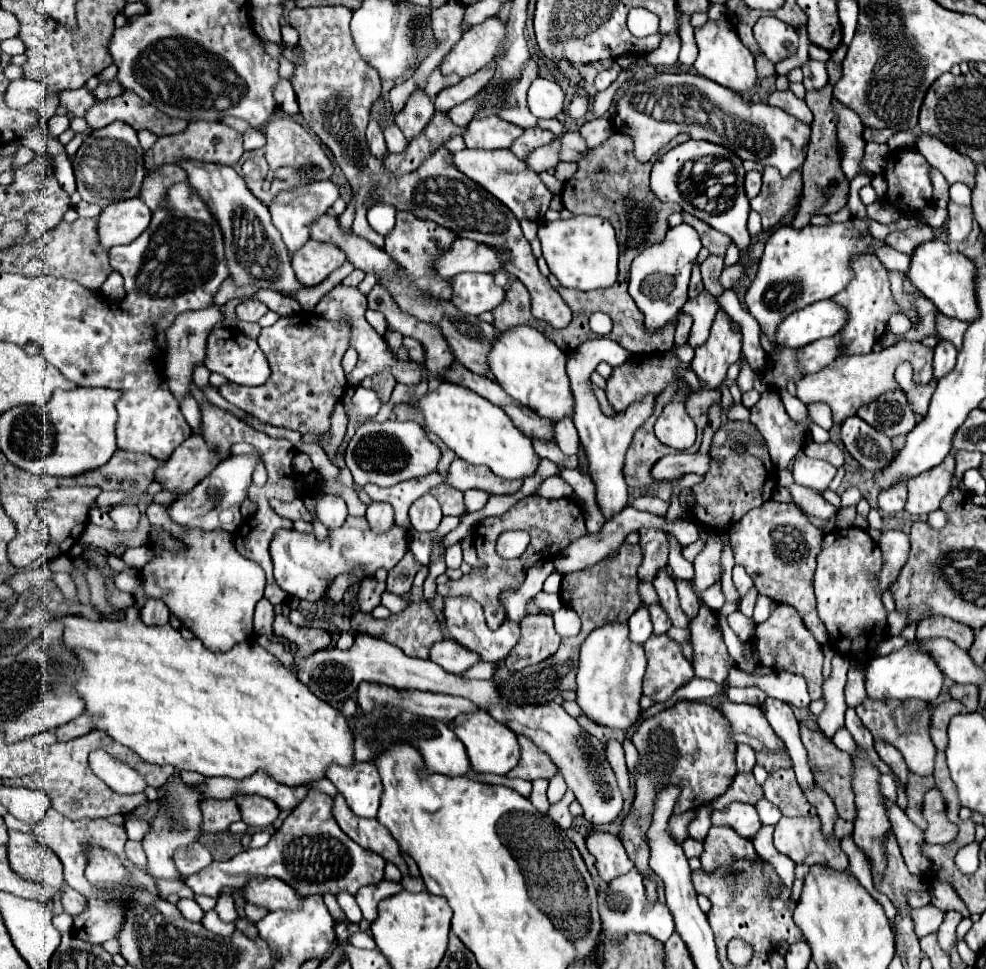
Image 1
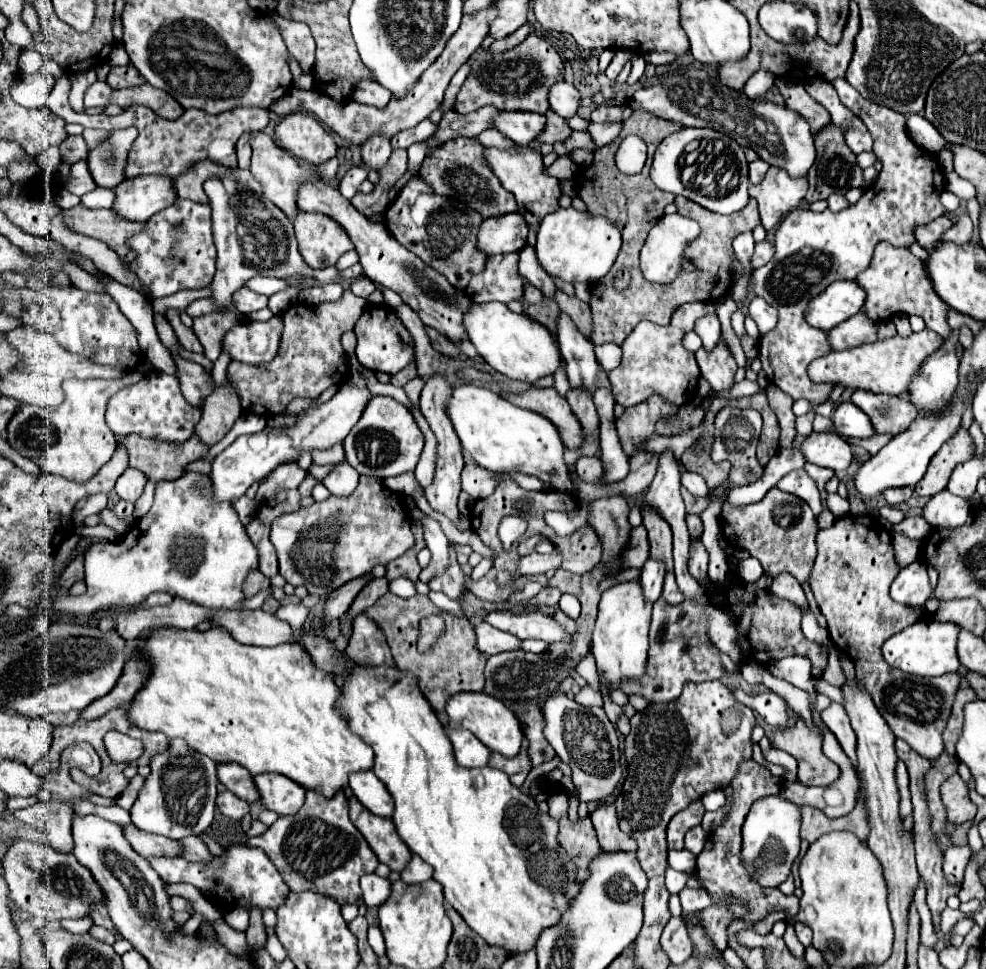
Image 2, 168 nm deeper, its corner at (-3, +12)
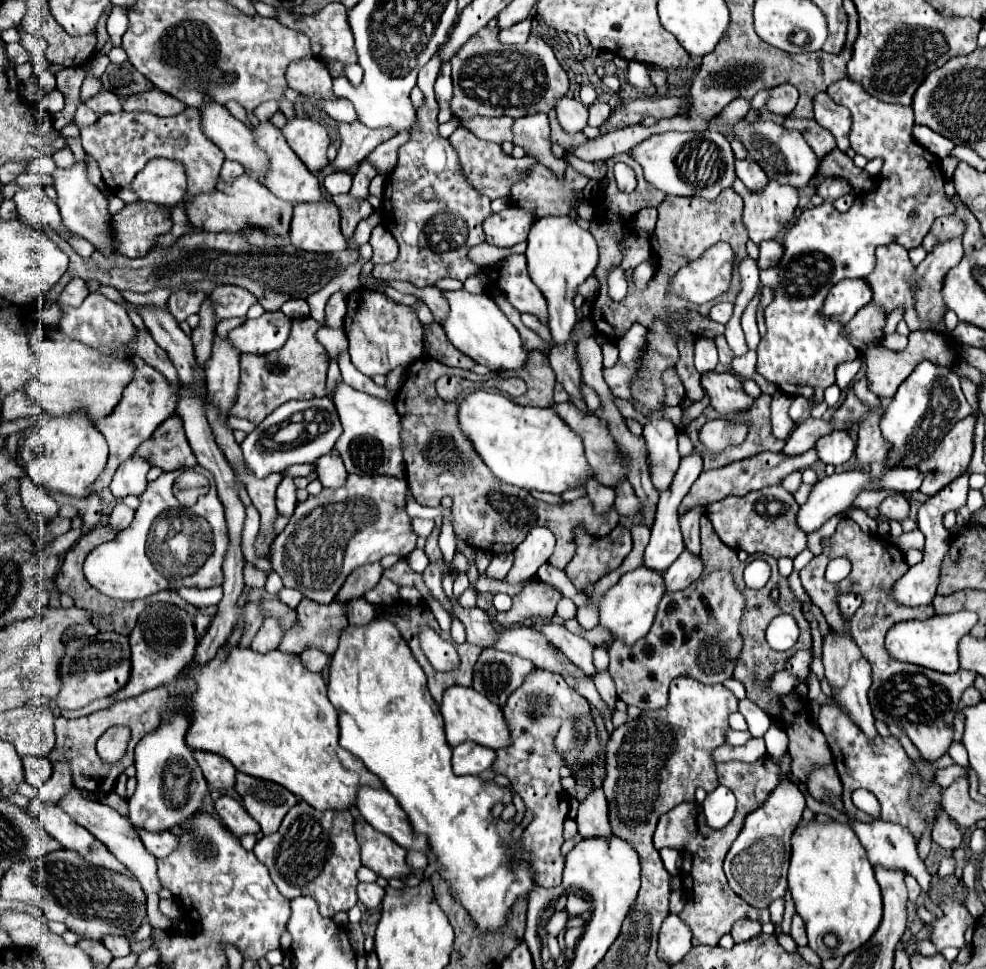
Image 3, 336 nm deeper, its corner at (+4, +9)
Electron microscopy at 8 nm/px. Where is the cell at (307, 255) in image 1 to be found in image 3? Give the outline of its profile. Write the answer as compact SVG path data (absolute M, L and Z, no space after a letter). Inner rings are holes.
M332 201L296 203L290 241L312 253L336 253L346 241L340 233L340 209Z

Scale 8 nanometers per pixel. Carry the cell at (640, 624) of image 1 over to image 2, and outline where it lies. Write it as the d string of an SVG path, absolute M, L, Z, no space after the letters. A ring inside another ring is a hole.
M649 558L645 562L645 566L641 568L641 588L643 588L643 596L647 602L655 602L661 596L661 588L663 588L663 564Z

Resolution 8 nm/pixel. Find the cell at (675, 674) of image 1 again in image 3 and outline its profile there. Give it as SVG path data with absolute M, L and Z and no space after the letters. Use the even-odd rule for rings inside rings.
M714 569L706 577L696 579L688 589L682 589L678 593L666 593L660 601L660 609L656 613L652 629L638 639L632 647L624 641L616 639L610 645L610 673L618 689L618 699L622 699L626 705L636 705L642 711L656 711L668 705L668 687L670 681L676 677L692 677L700 683L712 685L722 683L724 679L732 677L732 671L736 667L736 661L742 651L742 635L740 635L740 623L744 617L744 593L736 587L732 573L726 569Z

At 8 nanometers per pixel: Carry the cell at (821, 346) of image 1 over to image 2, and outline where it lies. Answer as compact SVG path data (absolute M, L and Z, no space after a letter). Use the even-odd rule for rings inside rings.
M863 312L851 316L849 320L837 324L835 328L827 330L827 340L831 350L847 350L859 344L875 342L877 340L877 326L875 322L867 320Z

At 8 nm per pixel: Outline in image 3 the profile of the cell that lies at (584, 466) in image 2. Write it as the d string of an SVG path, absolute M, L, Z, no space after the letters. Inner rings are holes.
M590 479L590 481L588 481L588 485L586 485L586 495L588 495L588 499L590 499L592 509L594 509L596 515L606 515L606 513L612 509L614 497L616 497L616 493L614 493L612 487L600 485L596 479Z

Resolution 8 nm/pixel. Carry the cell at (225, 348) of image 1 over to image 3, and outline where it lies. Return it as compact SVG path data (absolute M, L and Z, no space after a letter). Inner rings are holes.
M266 311L258 319L246 319L240 327L228 333L228 339L240 353L264 355L274 349L280 349L290 335L292 319L282 311Z

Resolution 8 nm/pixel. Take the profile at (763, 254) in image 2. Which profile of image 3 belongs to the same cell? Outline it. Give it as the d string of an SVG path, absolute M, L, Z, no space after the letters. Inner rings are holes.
M772 239L772 241L764 241L764 245L760 245L760 259L758 259L758 267L760 269L770 269L774 267L784 255L784 247L780 241Z

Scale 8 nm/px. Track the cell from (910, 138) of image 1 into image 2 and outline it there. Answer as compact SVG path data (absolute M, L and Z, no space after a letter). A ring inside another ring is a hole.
M919 114L907 118L907 132L911 140L927 152L937 152L947 144L945 138Z

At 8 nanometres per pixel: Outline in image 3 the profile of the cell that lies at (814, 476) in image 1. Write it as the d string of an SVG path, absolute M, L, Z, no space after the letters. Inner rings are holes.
M832 431L830 435L824 435L816 441L818 457L822 463L830 465L842 465L854 455L854 439L848 431Z

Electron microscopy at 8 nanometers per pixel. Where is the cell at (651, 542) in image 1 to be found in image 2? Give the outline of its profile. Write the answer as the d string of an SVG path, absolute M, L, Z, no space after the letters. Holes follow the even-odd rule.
M643 526L631 530L631 542L623 556L623 568L641 568L649 560L649 538Z

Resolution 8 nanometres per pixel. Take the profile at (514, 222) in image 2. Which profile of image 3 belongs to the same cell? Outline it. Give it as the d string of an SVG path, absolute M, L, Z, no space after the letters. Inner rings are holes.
M508 207L502 211L502 215L494 213L488 217L488 221L484 221L486 241L496 247L512 247L516 243L522 243L526 241L528 231L536 219L538 217L532 209L520 207Z

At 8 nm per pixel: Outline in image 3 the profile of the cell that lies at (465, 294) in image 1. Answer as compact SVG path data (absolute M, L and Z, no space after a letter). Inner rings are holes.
M510 255L498 263L496 287L506 293L510 303L520 313L536 315L544 325L548 325L548 307L542 291L532 283L526 271L524 255Z

